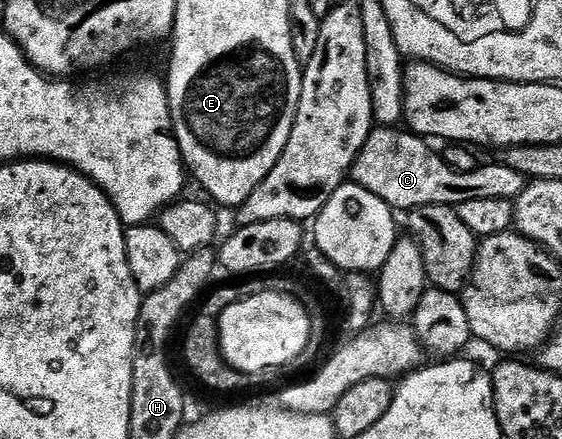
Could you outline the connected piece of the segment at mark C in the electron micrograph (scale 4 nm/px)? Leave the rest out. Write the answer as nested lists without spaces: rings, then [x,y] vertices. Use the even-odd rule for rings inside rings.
[[[377,125],[352,165],[350,175],[351,181],[366,188],[366,192],[374,192],[393,211],[411,212],[423,206],[455,208],[466,200],[514,200],[524,191],[525,175],[506,168],[503,161],[496,160],[489,166],[478,164],[470,172],[462,172],[446,164],[443,153],[435,154],[421,135],[400,129],[395,125]]]

